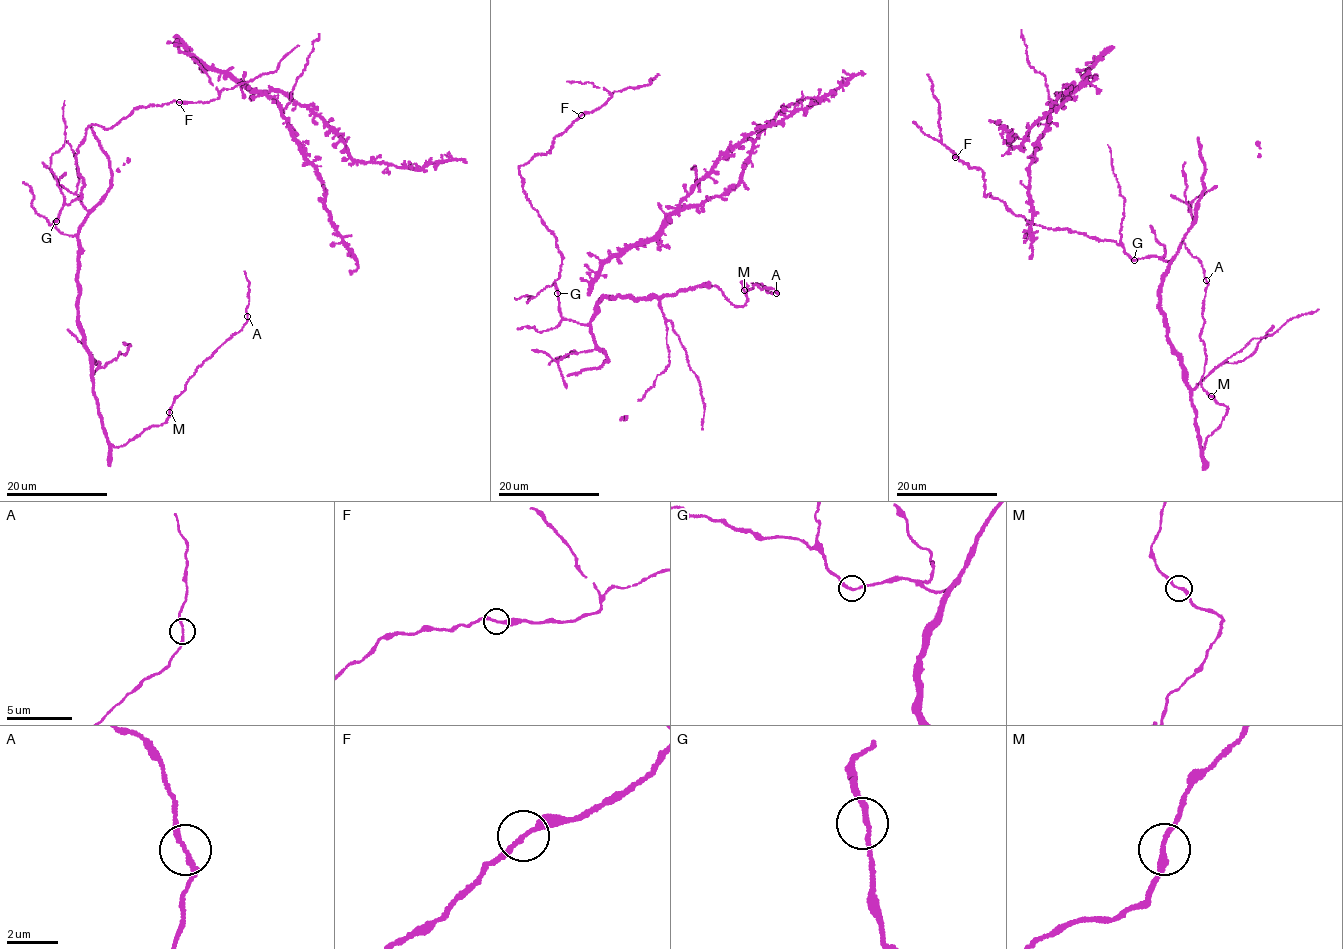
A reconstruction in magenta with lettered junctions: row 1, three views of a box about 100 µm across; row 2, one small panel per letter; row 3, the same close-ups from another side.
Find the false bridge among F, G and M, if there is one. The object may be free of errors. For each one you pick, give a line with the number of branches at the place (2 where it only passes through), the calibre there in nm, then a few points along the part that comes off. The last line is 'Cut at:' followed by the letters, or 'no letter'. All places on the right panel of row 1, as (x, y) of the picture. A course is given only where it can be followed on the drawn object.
Cut at: no letter

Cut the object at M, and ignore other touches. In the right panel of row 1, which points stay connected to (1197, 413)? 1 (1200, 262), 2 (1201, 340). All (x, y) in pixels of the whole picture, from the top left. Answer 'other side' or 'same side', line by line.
1: other side
2: other side

